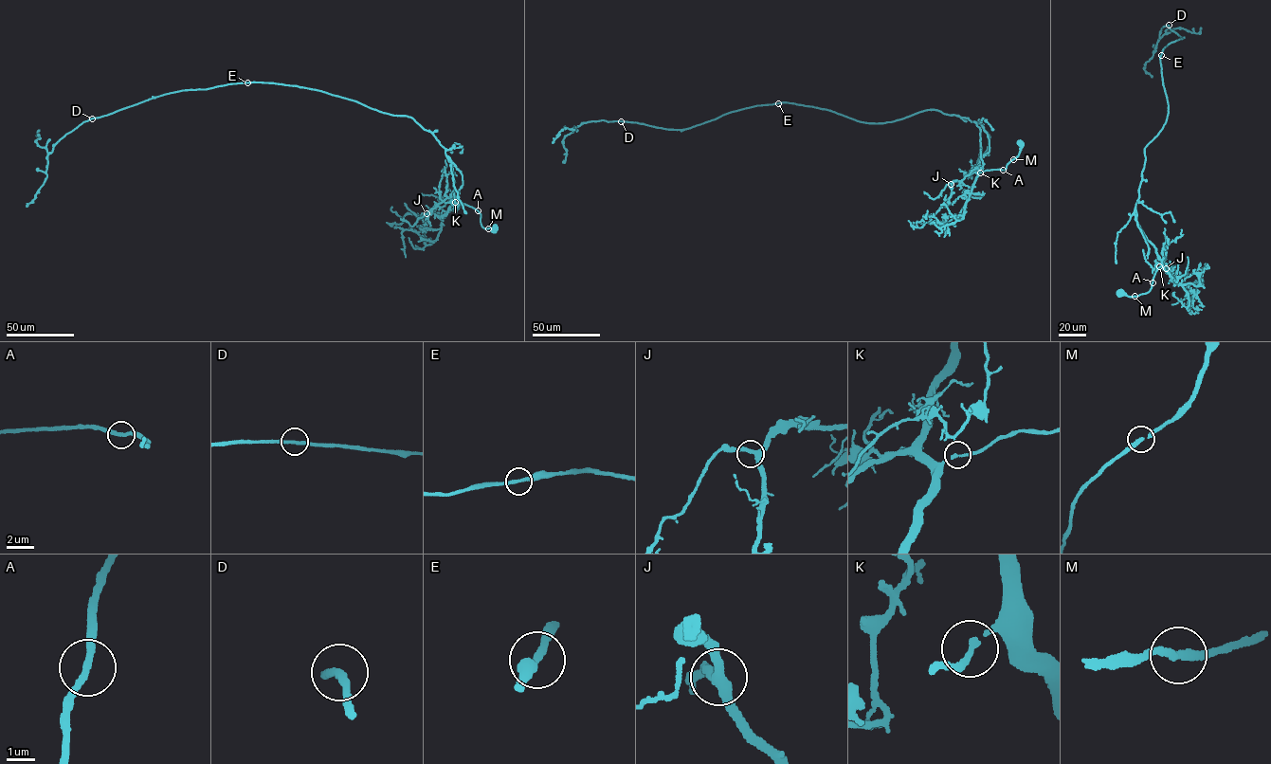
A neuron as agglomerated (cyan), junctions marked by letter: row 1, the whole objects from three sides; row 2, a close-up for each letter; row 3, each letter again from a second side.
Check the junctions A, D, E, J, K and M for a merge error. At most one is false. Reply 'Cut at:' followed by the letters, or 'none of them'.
Cut at: none of them

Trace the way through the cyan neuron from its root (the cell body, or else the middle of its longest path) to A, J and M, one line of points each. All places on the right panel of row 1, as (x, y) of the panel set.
A: (1120, 294), (1131, 297), (1145, 294), (1152, 281)
J: (1120, 294), (1131, 297), (1147, 293), (1162, 260), (1166, 268)
M: (1120, 294), (1134, 296)

